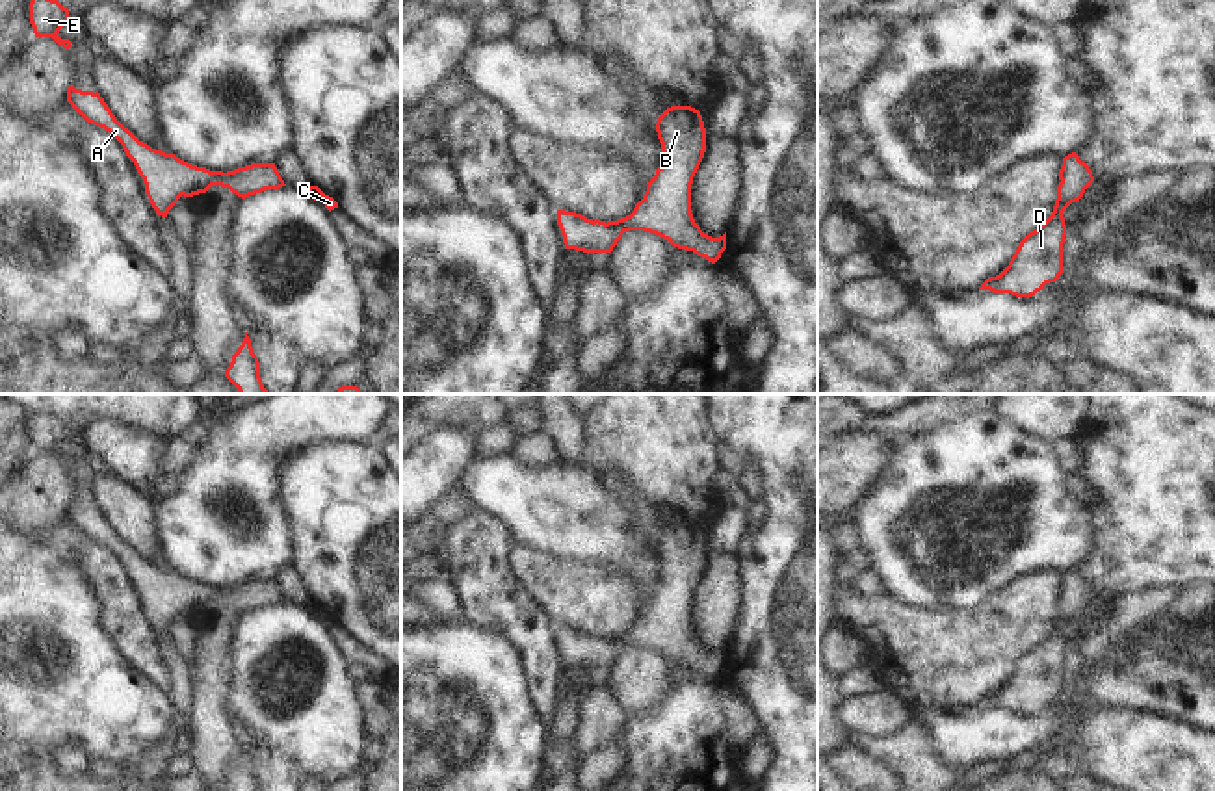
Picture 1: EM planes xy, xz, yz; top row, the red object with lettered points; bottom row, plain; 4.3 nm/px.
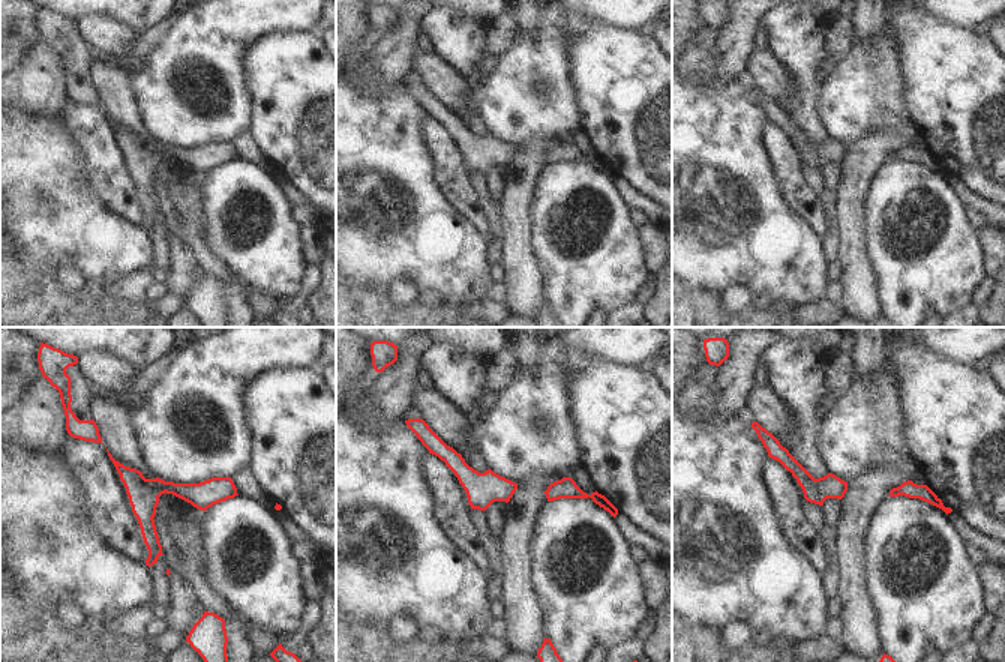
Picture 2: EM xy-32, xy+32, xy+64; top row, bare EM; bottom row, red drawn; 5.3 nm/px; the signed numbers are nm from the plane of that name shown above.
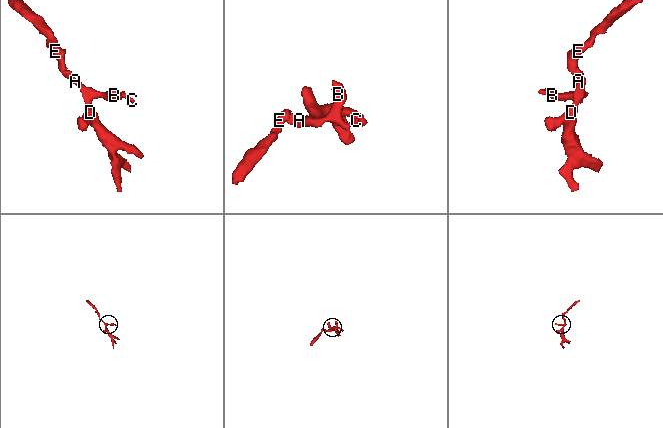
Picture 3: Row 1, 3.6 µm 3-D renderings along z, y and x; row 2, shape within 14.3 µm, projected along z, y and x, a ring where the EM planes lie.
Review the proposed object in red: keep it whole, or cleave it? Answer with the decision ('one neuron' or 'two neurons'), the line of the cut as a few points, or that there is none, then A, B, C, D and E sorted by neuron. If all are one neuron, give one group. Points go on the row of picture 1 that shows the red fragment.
one neuron; cut none; groups A B C D E

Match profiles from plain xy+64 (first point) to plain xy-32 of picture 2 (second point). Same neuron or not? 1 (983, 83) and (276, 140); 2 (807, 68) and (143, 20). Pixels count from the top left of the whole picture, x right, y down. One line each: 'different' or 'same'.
1: same
2: different

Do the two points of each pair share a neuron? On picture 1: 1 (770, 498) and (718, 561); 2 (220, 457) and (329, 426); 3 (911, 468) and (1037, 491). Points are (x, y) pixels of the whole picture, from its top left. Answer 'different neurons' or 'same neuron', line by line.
1: different neurons
2: same neuron
3: same neuron

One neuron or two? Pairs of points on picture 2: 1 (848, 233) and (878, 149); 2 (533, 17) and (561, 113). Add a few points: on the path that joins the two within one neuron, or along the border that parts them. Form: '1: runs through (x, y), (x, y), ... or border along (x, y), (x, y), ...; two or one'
1: runs through (849, 212), (860, 170); one
2: border along (543, 15), (531, 30), (519, 27); two

